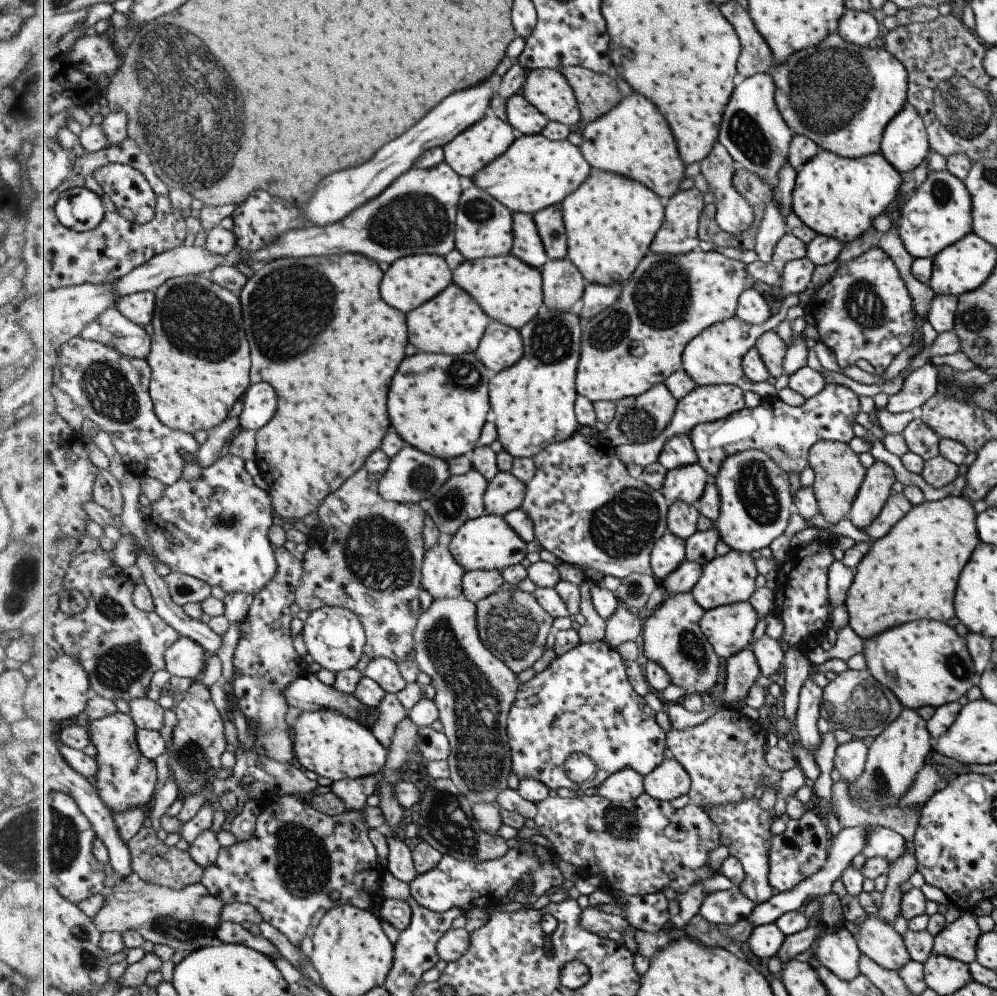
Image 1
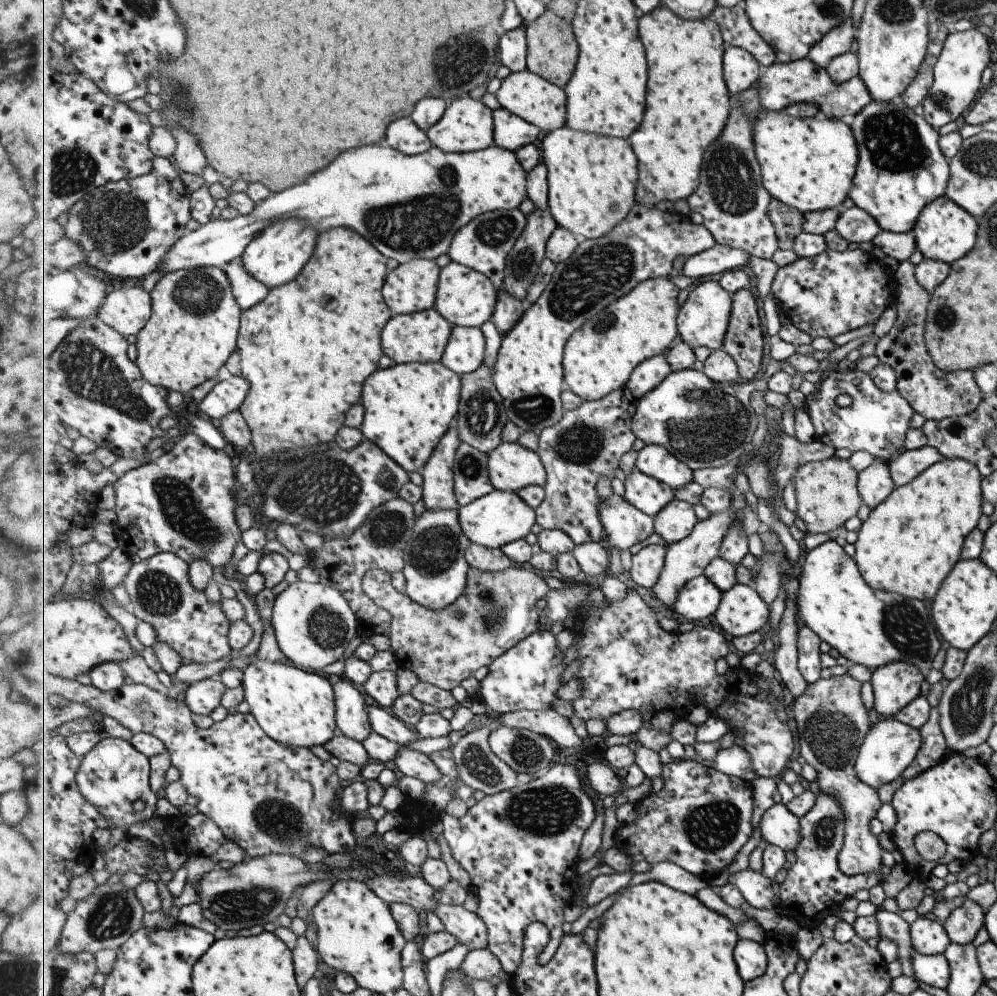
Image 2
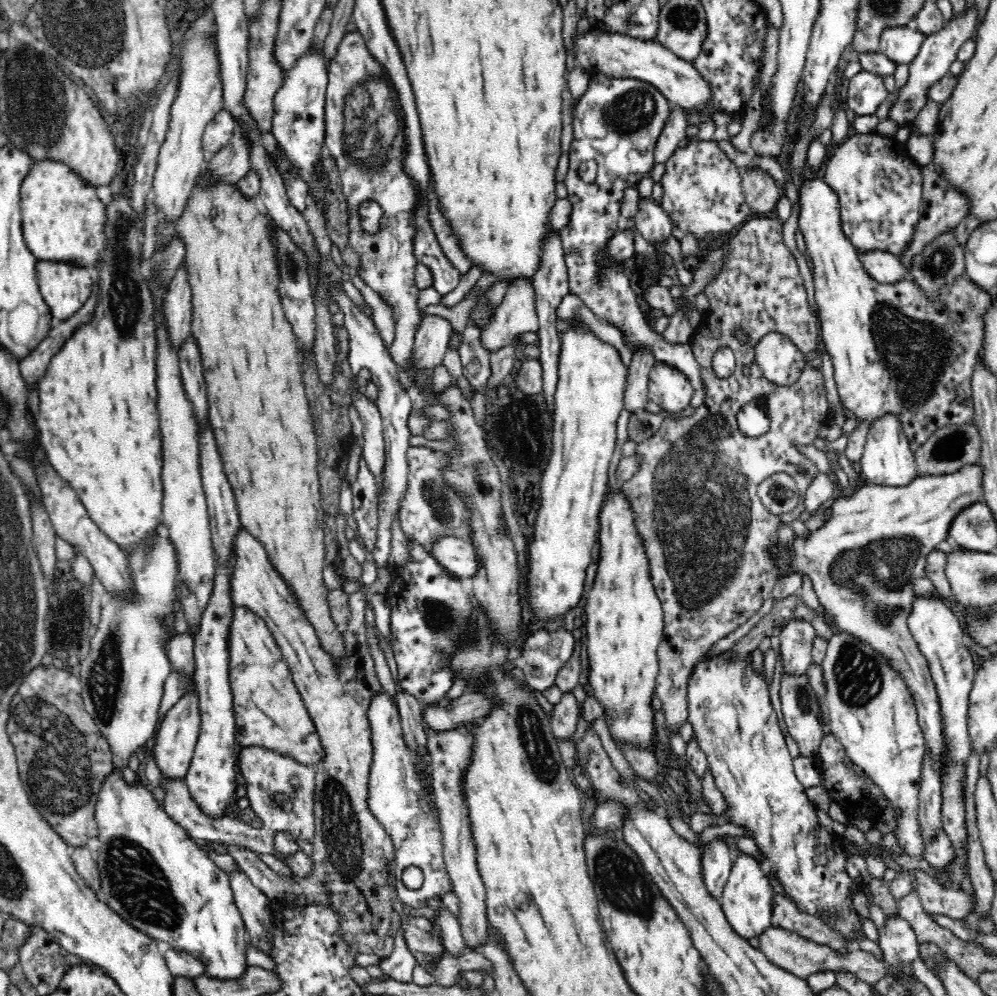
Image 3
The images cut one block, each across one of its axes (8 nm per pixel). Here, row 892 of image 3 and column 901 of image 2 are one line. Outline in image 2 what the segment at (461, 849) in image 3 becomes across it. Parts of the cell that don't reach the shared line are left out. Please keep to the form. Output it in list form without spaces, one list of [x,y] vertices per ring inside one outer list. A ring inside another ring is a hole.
[[[930,446],[904,451],[894,460],[886,462],[892,483],[895,487],[907,484],[926,468],[943,459],[941,454]]]

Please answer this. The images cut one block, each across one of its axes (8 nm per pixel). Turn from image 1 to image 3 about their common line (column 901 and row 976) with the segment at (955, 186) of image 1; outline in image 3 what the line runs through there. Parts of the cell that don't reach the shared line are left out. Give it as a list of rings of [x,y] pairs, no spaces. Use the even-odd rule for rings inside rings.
[[[114,771],[111,776],[107,777],[107,780],[103,783],[102,791],[98,794],[98,800],[96,800],[95,807],[95,820],[99,827],[98,844],[99,844],[99,856],[98,856],[98,870],[100,875],[100,882],[102,883],[102,890],[100,895],[102,901],[110,907],[110,909],[122,917],[124,921],[131,924],[136,930],[142,931],[150,938],[159,941],[168,942],[170,946],[177,951],[185,952],[190,956],[194,956],[196,960],[199,960],[204,965],[203,975],[208,978],[215,978],[216,980],[240,980],[246,972],[249,964],[247,963],[246,952],[248,952],[249,941],[247,937],[247,930],[245,924],[235,904],[235,898],[231,886],[229,885],[229,875],[224,871],[224,868],[217,858],[212,856],[202,845],[202,843],[190,840],[190,836],[187,834],[181,826],[178,826],[168,815],[164,809],[158,808],[152,792],[149,786],[139,779],[134,786],[128,786],[124,782],[121,774]]]

